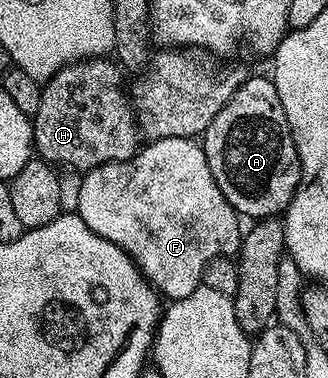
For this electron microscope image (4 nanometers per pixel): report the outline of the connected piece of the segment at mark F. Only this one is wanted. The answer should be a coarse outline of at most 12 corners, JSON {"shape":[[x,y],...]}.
{"shape":[[193,138],[84,173],[76,215],[165,298],[236,257]]}

